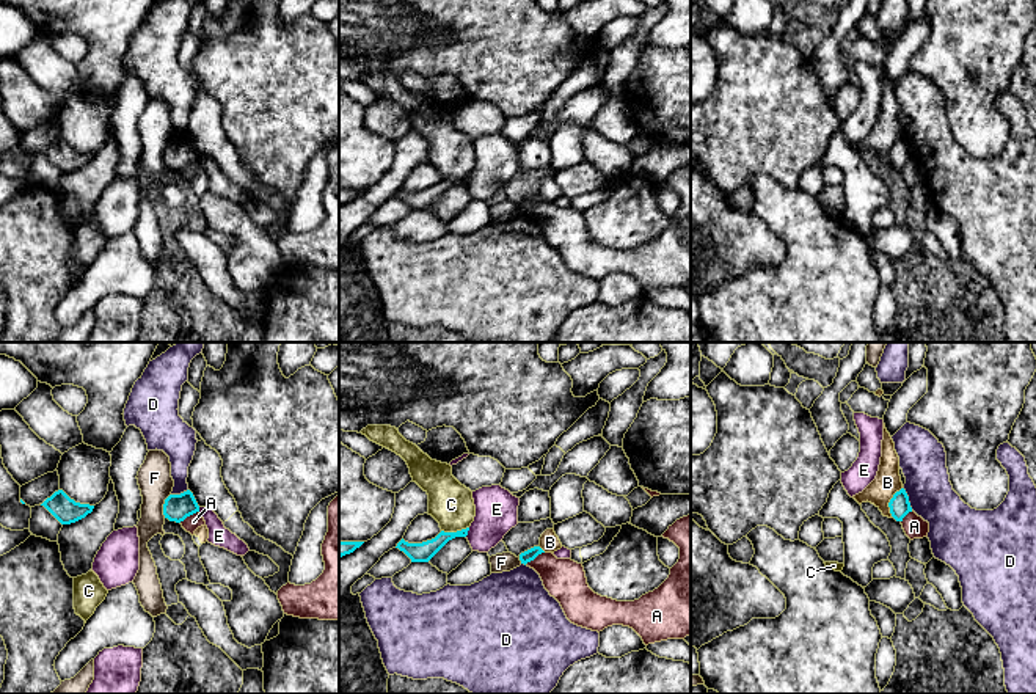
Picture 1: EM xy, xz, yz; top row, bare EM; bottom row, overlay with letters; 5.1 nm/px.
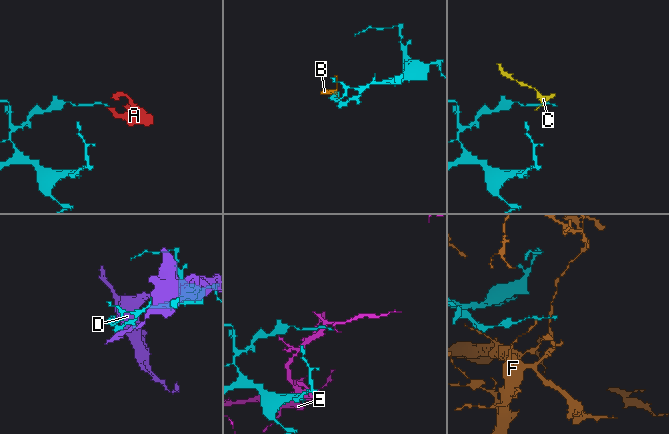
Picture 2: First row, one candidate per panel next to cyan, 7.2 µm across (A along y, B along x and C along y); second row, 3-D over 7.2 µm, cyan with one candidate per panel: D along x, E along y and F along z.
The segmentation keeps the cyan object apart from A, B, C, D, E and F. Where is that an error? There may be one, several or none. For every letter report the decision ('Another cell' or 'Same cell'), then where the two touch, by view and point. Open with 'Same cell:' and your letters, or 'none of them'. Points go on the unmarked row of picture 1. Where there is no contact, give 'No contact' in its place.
Same cell: none of them
A: Another cell. Touches cyan at xy (189, 164)
B: Another cell. Touches cyan at yz (889, 151)
C: Another cell. Touches cyan at xz (454, 181)
D: Another cell. Touches cyan at yz (908, 146)
E: Another cell. Touches cyan at xz (466, 181)
F: Another cell. Touches cyan at xy (164, 154)

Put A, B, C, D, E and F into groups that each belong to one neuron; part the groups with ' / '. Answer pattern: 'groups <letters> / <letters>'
groups A / B / C / D / E / F

